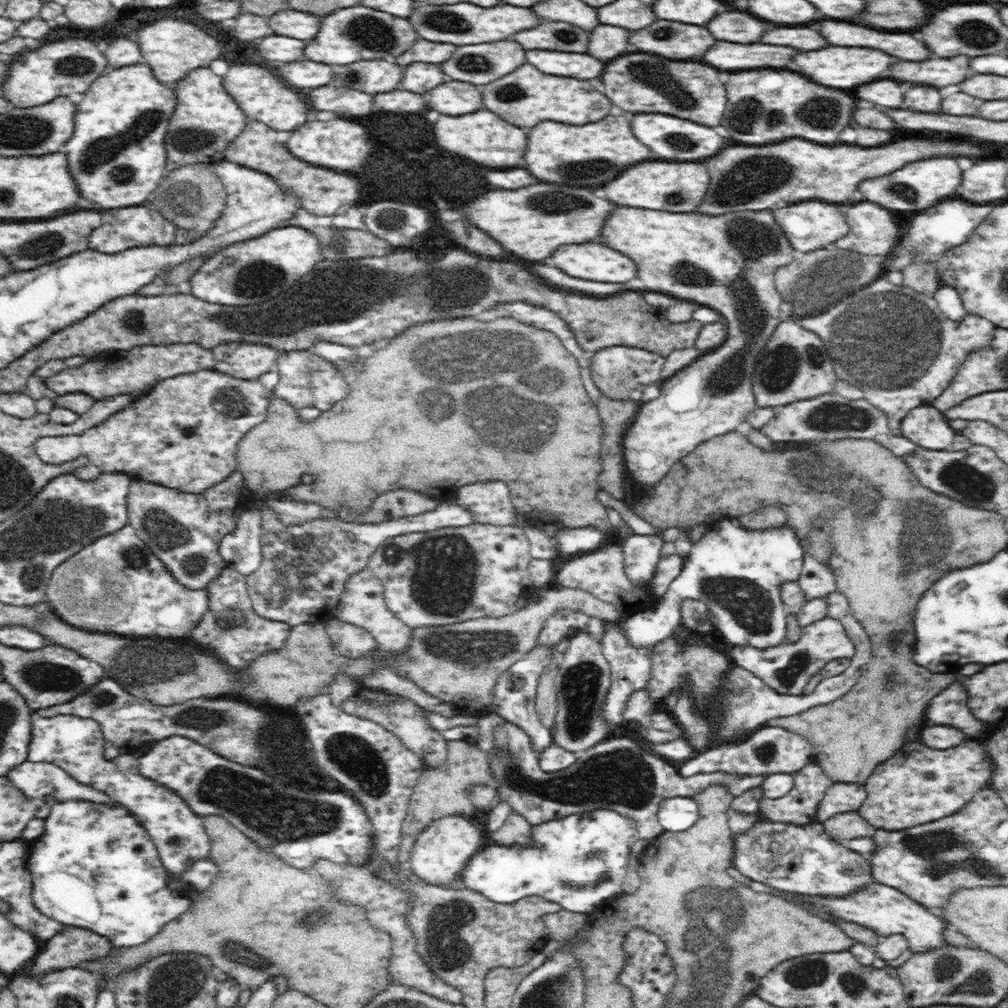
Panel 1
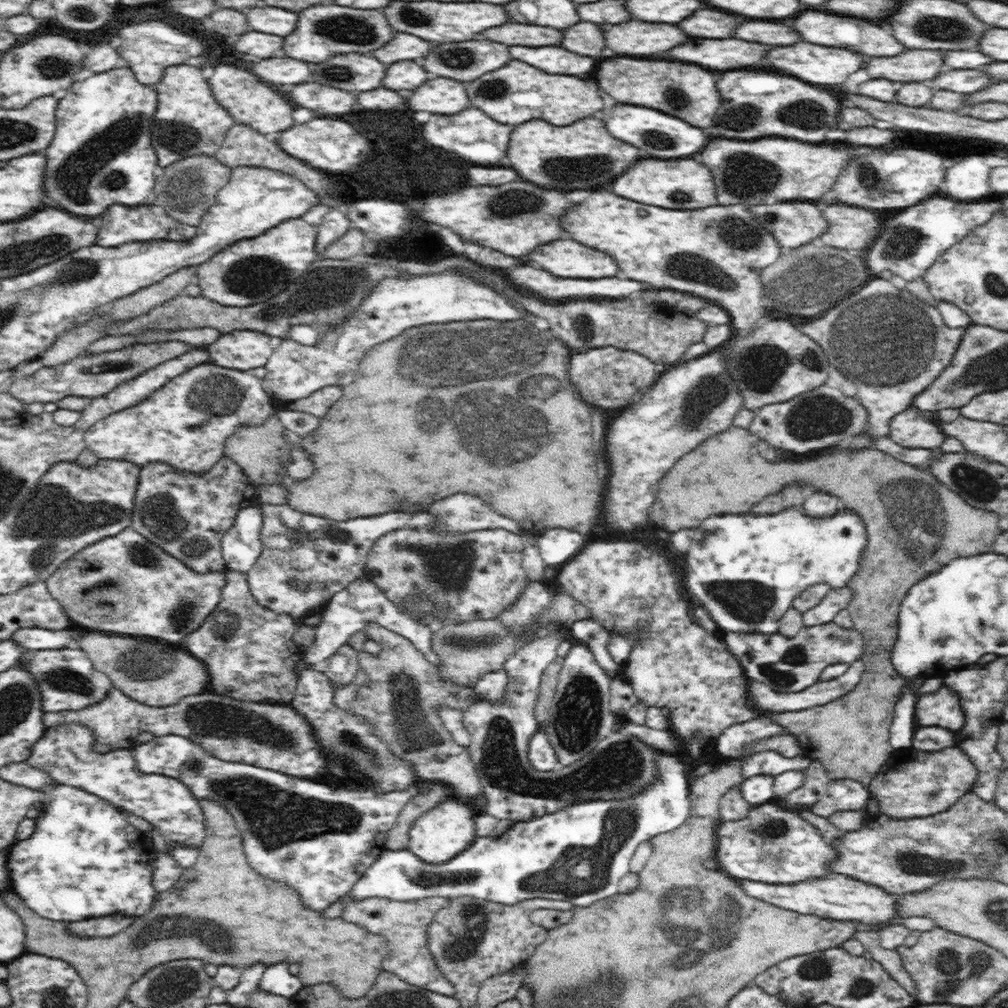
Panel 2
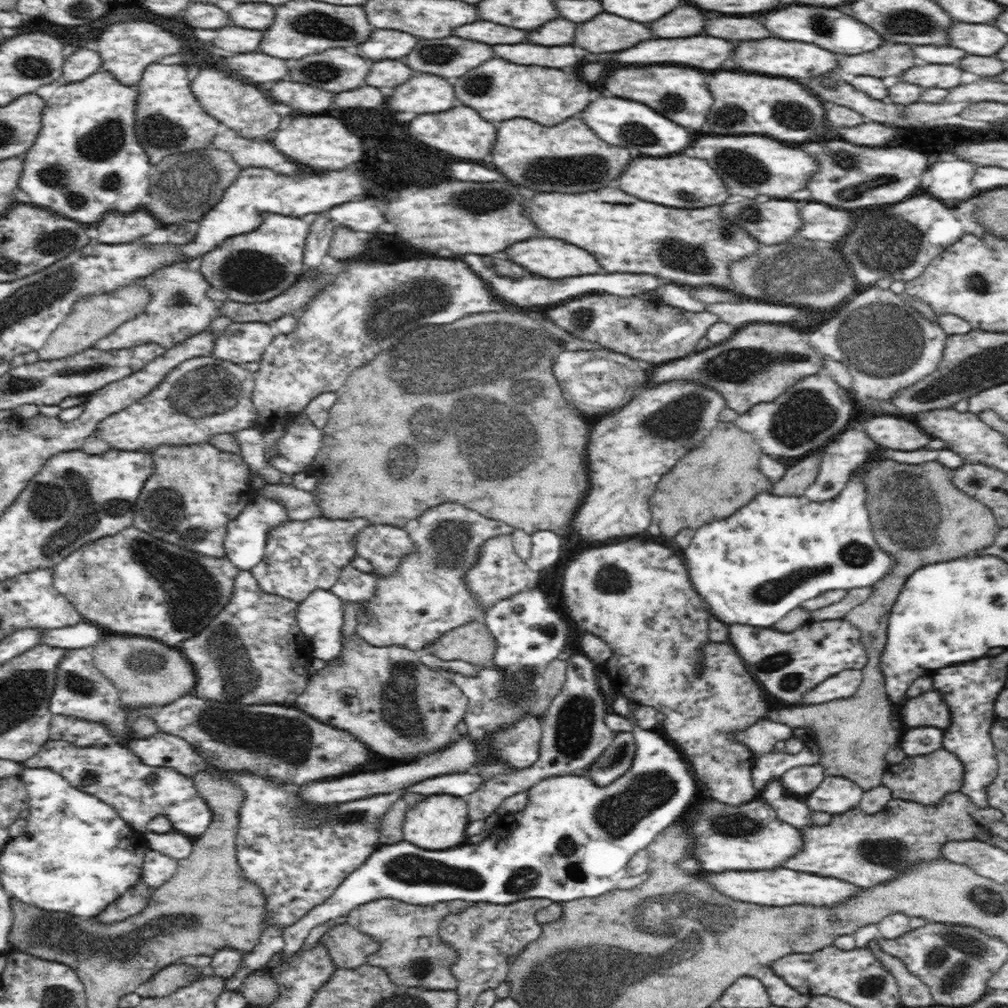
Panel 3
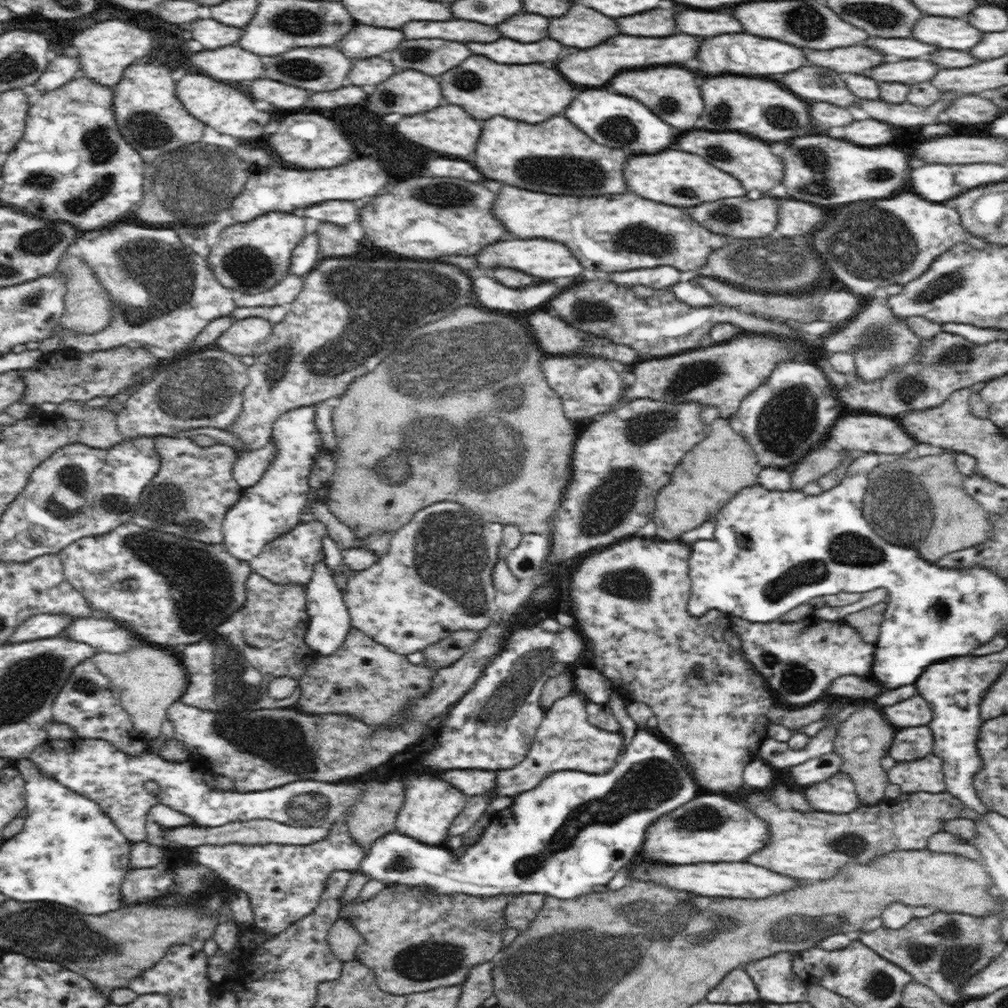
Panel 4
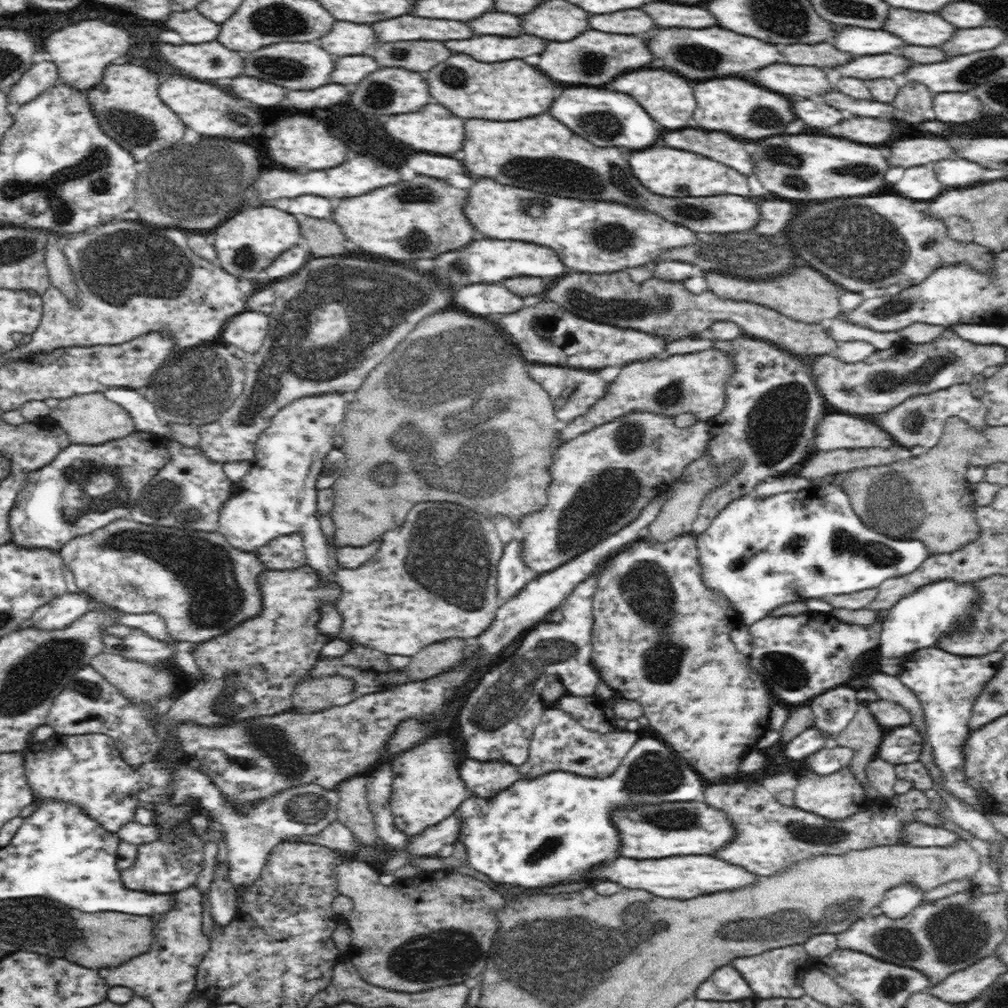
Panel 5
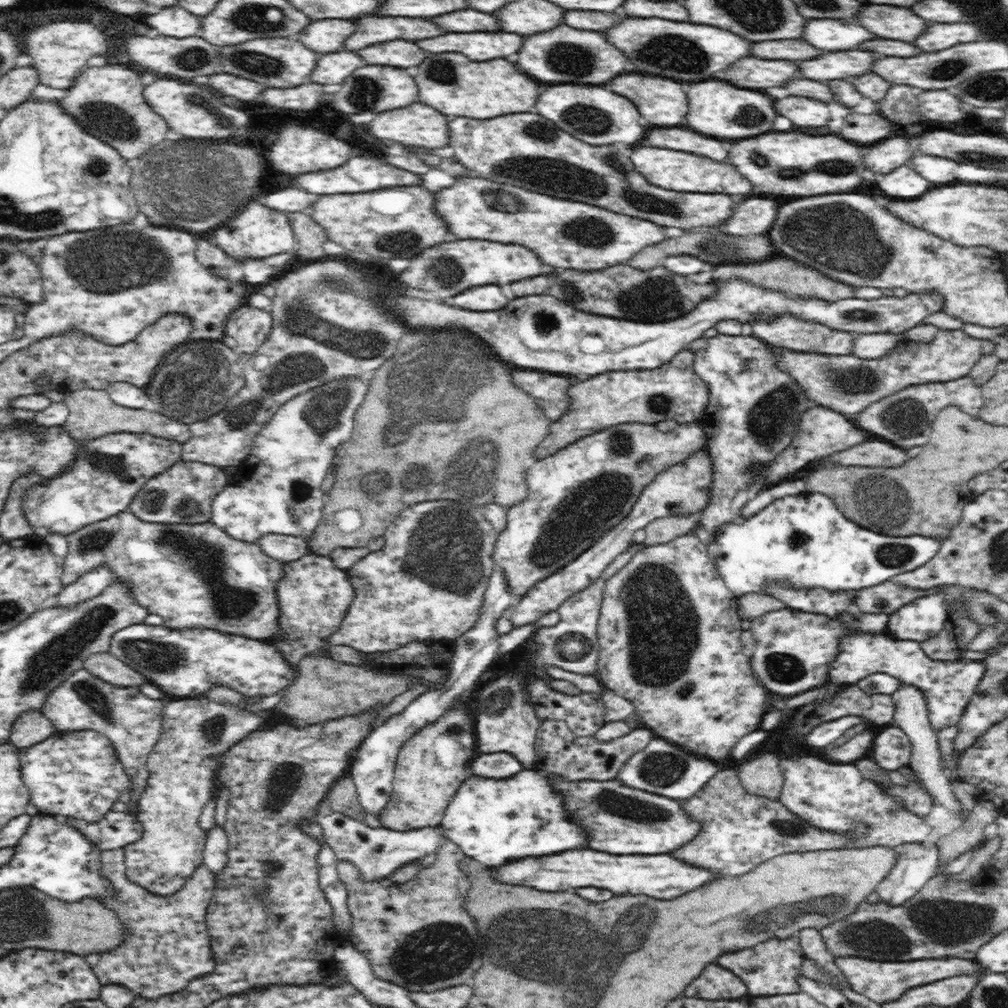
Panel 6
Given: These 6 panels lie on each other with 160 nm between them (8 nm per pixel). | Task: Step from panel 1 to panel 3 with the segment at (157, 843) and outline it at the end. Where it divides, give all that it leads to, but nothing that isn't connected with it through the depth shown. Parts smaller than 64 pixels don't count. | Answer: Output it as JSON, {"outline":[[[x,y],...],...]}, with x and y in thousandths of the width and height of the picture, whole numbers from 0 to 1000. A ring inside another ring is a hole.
{"outline":[[[50,733],[42,739],[36,750],[28,752],[23,758],[30,763],[52,763],[73,782],[113,801],[123,815],[137,825],[147,825],[145,819],[149,813],[157,808],[163,808],[171,814],[173,824],[193,832],[211,813],[211,806],[197,789],[190,772],[166,761],[147,761],[123,738],[79,741],[64,734]],[[149,768],[155,768],[152,778],[144,775]]]}

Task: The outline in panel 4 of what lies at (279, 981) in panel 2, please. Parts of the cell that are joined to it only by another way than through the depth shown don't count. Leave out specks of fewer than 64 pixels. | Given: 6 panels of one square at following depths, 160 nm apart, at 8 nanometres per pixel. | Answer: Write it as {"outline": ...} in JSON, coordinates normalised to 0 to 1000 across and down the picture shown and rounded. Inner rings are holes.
{"outline":[[[636,721],[629,727],[607,764],[591,768],[549,766],[528,784],[508,790],[508,798],[504,802],[486,808],[486,814],[475,832],[462,842],[458,851],[448,851],[446,844],[440,843],[440,838],[421,837],[389,823],[371,834],[355,864],[369,873],[381,873],[383,877],[409,877],[415,881],[421,879],[423,883],[431,883],[435,887],[458,887],[482,892],[499,887],[524,888],[524,885],[530,885],[530,888],[546,887],[560,893],[587,886],[589,879],[603,877],[617,860],[631,853],[638,840],[641,821],[653,810],[675,802],[698,786],[663,738]]]}

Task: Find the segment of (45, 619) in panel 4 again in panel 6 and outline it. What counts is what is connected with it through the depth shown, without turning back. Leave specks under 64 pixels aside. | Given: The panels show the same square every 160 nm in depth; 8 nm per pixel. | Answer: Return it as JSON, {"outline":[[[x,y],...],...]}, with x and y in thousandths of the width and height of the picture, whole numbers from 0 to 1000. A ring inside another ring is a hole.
{"outline":[[[103,562],[95,563],[79,571],[74,578],[63,582],[51,598],[55,601],[71,601],[83,597],[87,593],[97,591],[111,577],[113,577],[111,565]]]}

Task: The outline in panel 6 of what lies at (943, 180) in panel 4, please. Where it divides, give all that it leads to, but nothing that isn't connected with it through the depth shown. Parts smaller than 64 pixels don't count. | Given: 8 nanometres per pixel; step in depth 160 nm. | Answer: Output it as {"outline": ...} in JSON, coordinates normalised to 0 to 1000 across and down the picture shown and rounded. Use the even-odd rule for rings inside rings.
{"outline":[[[893,165],[893,167],[885,169],[883,173],[879,173],[877,179],[871,181],[871,187],[881,194],[903,198],[903,196],[911,196],[917,190],[921,190],[925,187],[925,183],[921,179],[917,179],[905,167]]]}

